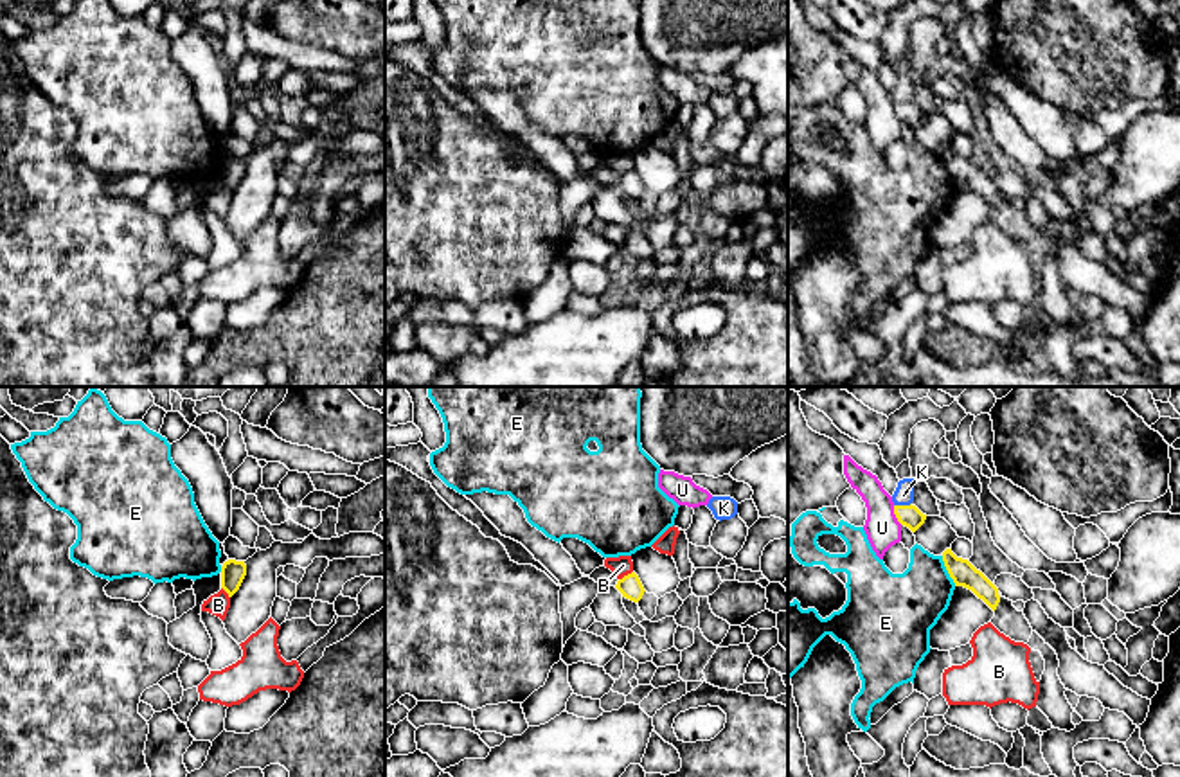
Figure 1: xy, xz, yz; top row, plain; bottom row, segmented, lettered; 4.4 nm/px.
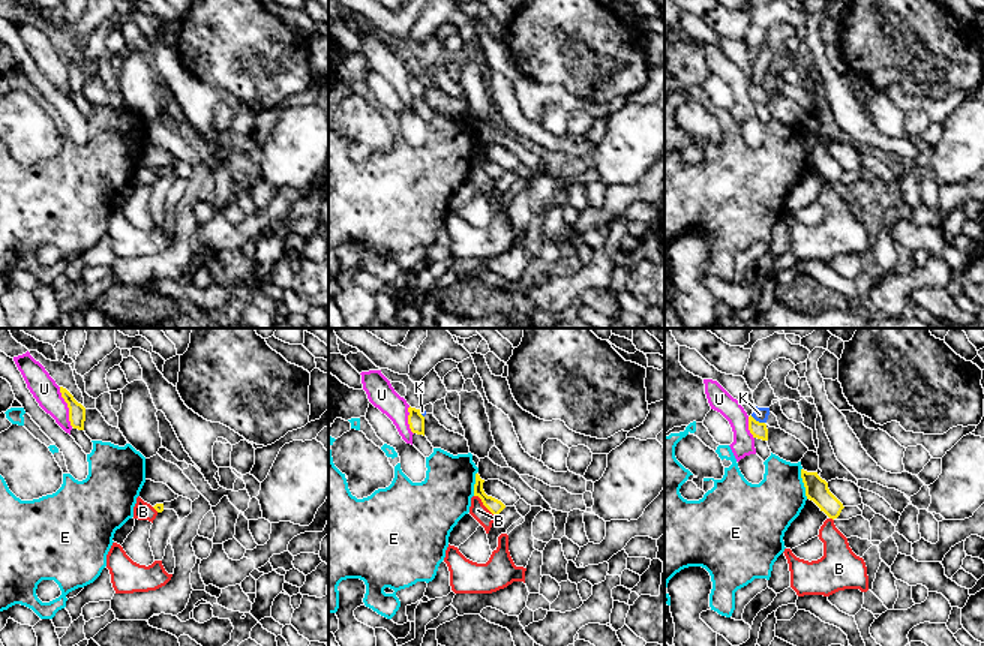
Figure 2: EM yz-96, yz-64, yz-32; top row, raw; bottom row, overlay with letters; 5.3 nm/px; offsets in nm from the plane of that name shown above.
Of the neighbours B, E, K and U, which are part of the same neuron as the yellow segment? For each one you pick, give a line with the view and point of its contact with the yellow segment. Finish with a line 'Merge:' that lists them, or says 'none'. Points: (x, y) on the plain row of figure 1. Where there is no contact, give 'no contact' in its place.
Merge: none

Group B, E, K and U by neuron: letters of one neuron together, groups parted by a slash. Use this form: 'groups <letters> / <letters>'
groups B / E / K / U

